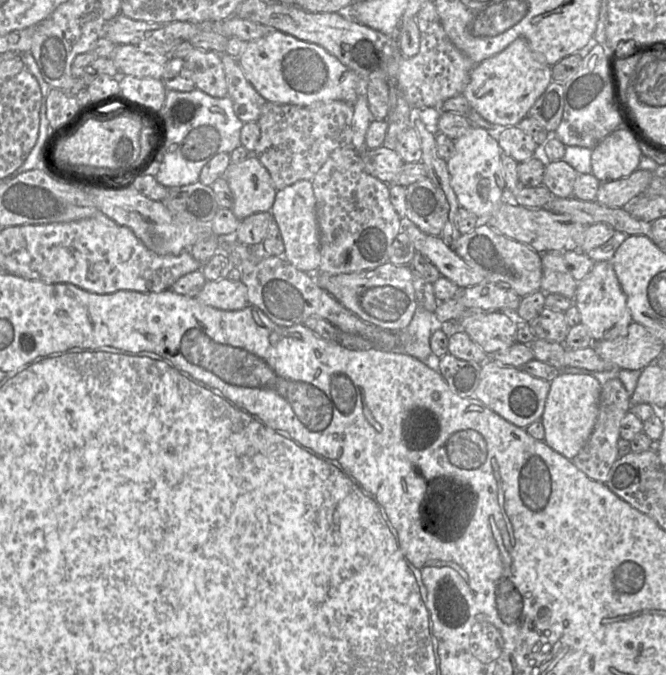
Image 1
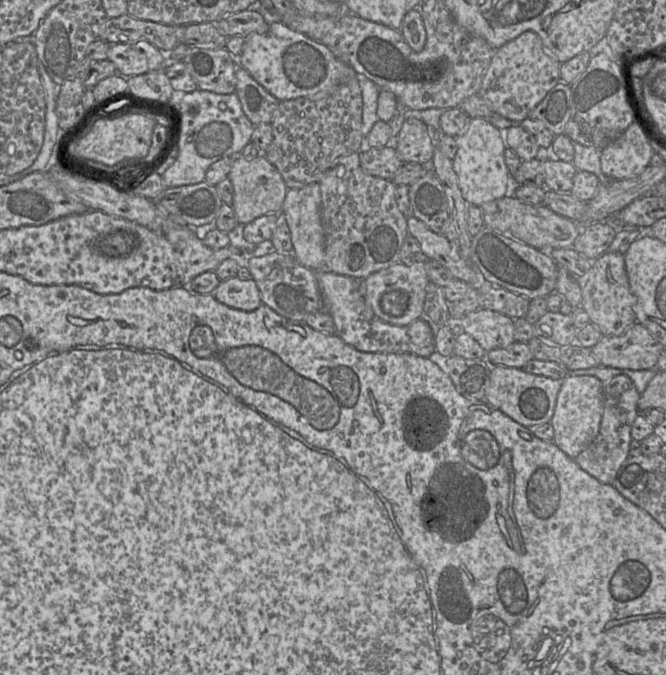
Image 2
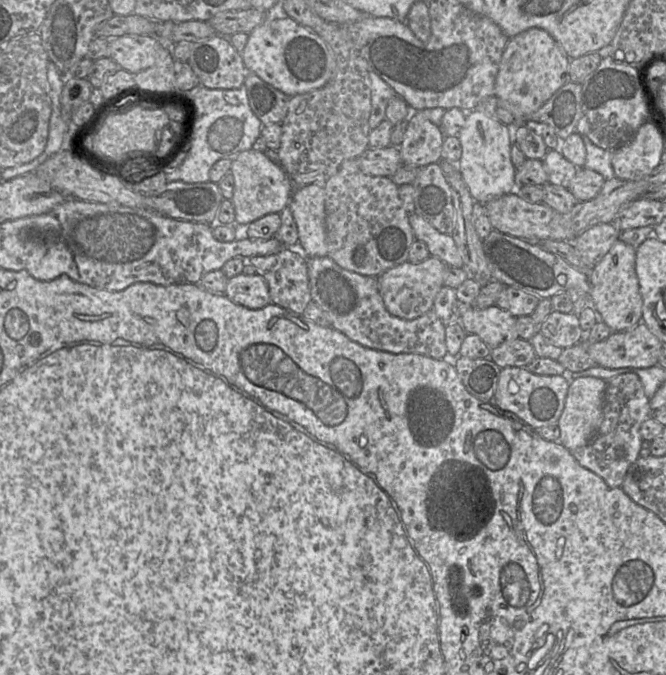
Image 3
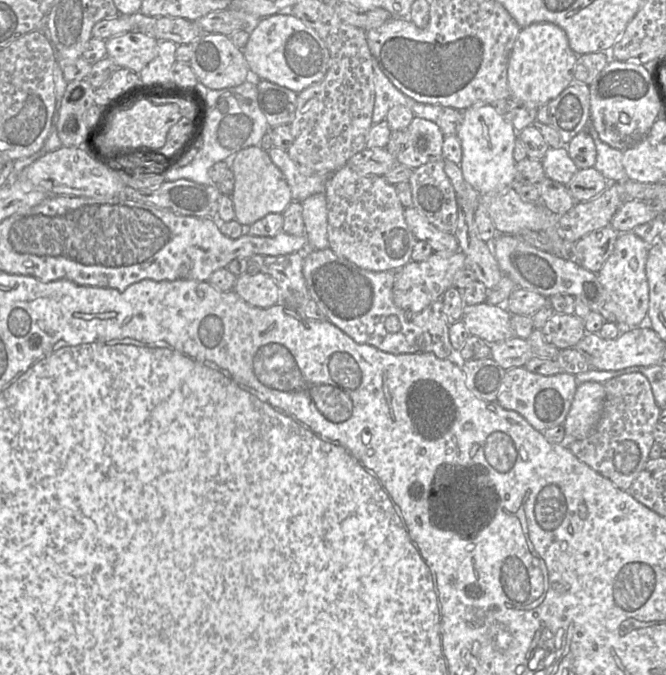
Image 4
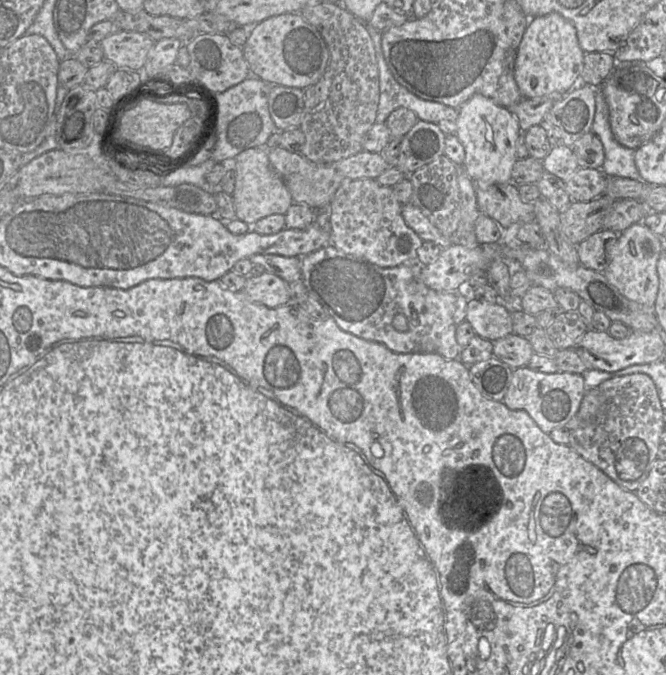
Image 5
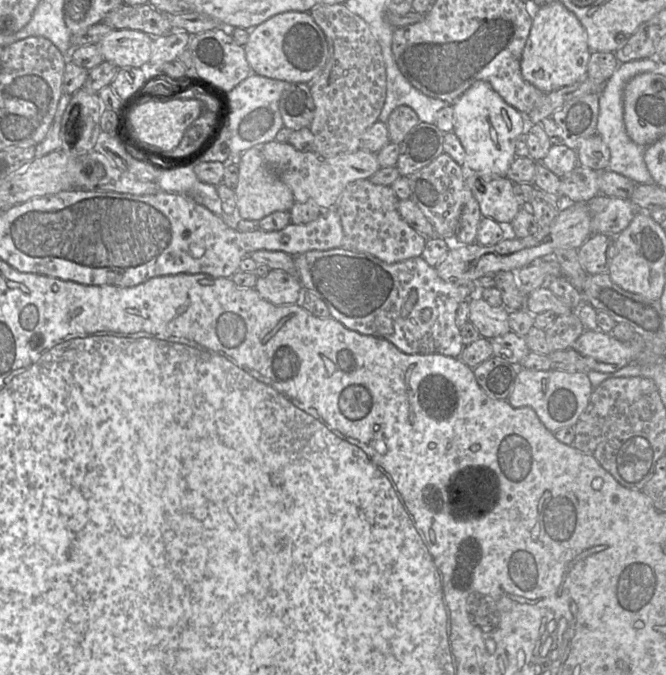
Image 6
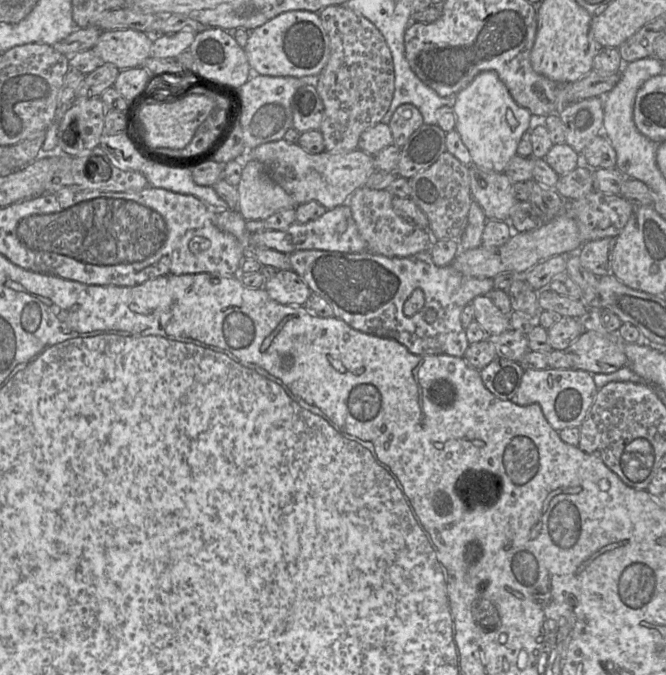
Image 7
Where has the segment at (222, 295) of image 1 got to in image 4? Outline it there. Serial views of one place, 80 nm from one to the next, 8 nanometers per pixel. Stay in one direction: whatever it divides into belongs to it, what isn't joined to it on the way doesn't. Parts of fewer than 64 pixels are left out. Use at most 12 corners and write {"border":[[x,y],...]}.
{"border":[[264,273],[240,275],[233,291],[254,307],[279,303]]}

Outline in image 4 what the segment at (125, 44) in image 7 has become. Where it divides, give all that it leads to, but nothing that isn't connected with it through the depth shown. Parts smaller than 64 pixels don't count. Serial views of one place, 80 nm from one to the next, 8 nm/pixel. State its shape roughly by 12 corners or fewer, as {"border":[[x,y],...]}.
{"border":[[141,32],[106,40],[107,57],[140,73],[157,55],[159,41]]}

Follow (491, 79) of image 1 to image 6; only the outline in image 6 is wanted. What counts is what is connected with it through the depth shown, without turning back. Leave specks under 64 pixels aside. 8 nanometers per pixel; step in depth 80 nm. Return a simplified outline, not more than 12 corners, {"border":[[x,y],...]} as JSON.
{"border":[[558,1],[535,9],[520,61],[544,93],[586,77],[587,33]]}

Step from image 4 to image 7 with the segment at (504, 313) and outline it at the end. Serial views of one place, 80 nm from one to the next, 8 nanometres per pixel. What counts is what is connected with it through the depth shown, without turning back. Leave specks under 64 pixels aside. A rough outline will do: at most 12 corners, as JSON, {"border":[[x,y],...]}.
{"border":[[486,295],[471,301],[474,320],[487,335],[510,329],[509,316]]}

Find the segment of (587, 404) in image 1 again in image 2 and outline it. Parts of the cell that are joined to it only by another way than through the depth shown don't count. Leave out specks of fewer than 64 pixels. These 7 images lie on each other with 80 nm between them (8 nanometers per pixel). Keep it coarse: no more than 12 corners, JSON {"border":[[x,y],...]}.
{"border":[[561,381],[553,443],[574,459],[595,439],[603,383]]}

